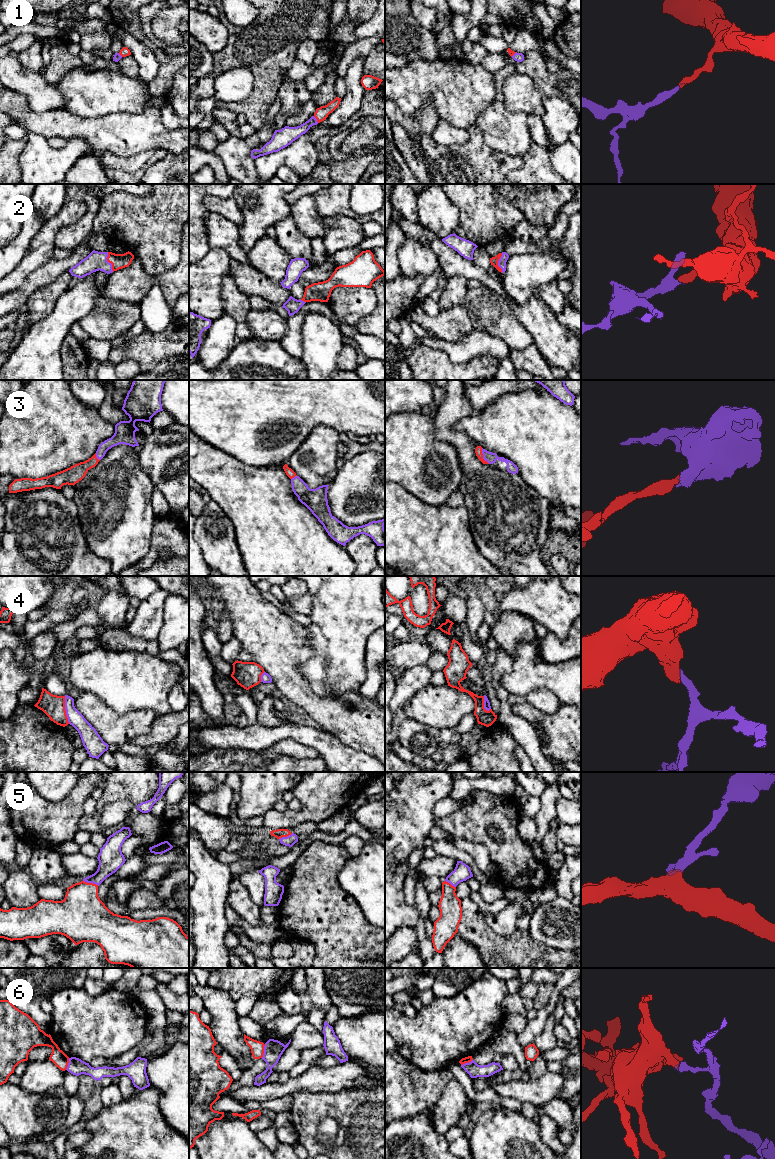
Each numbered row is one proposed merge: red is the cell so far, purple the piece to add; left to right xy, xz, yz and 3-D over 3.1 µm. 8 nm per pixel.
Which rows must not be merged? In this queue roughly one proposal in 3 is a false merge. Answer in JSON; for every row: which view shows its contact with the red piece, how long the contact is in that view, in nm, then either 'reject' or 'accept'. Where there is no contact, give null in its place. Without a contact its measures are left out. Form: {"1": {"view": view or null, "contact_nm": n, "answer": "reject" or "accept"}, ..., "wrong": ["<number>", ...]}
{"1": {"view": "xz", "contact_nm": 70, "answer": "accept"}, "2": {"view": "xy", "contact_nm": 170, "answer": "accept"}, "3": {"view": "yz", "contact_nm": 140, "answer": "accept"}, "4": {"view": "xy", "contact_nm": 220, "answer": "reject"}, "5": {"view": "xy", "contact_nm": 130, "answer": "accept"}, "6": {"view": "xz", "contact_nm": 120, "answer": "reject"}, "wrong": ["4", "6"]}

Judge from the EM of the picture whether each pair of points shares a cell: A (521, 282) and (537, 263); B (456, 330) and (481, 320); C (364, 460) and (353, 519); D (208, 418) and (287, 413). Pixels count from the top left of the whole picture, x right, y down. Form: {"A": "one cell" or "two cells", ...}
{"A": "one cell", "B": "two cells", "C": "one cell", "D": "one cell"}

